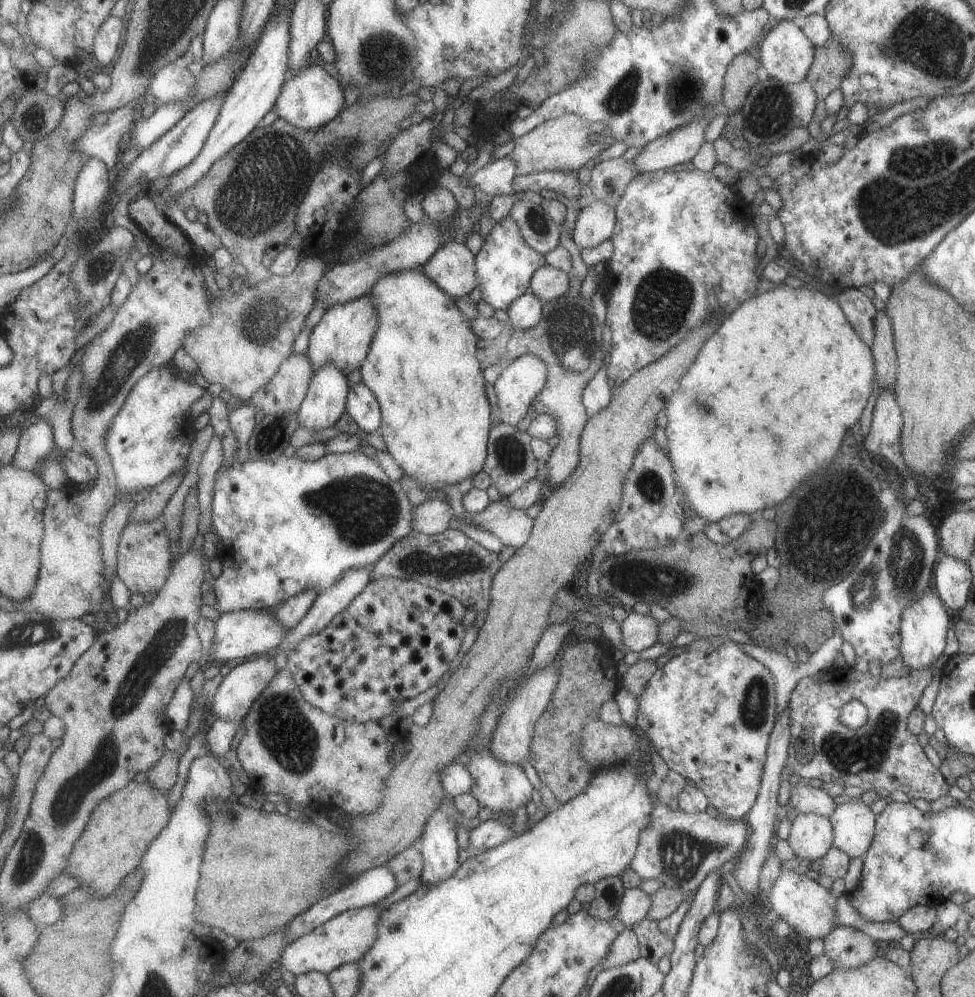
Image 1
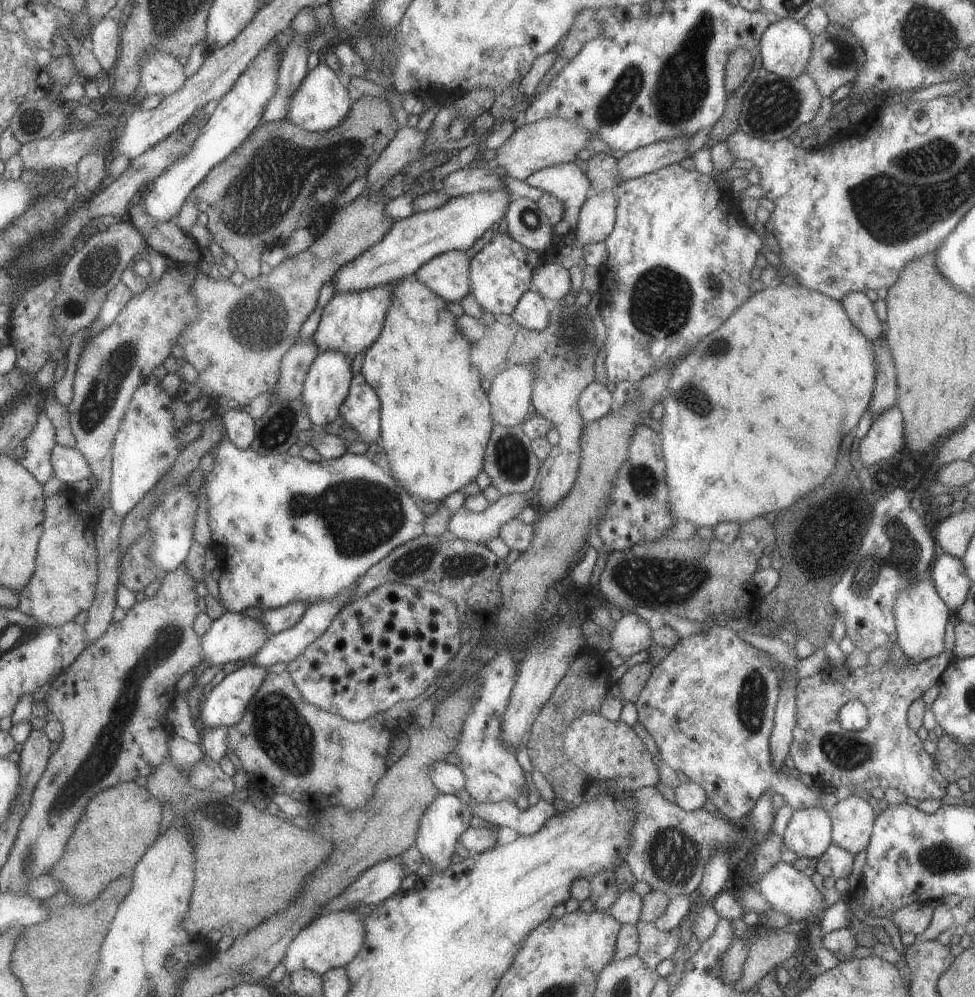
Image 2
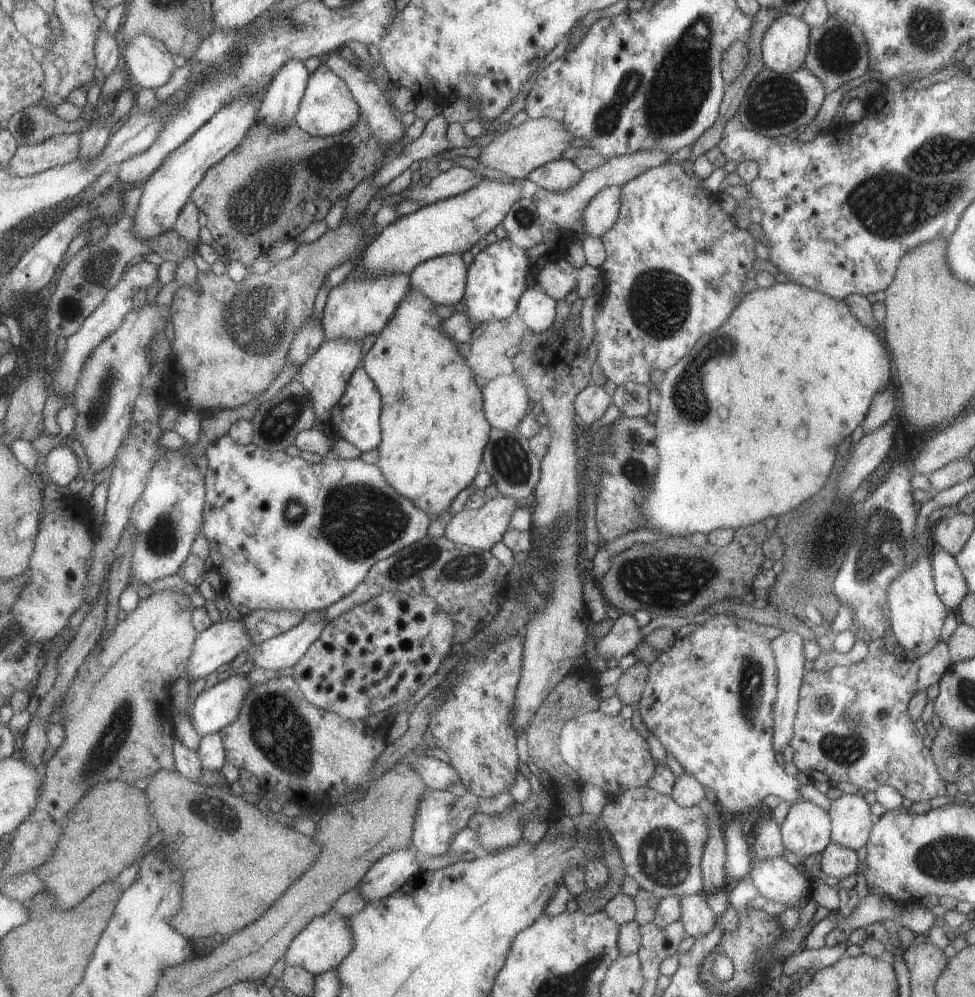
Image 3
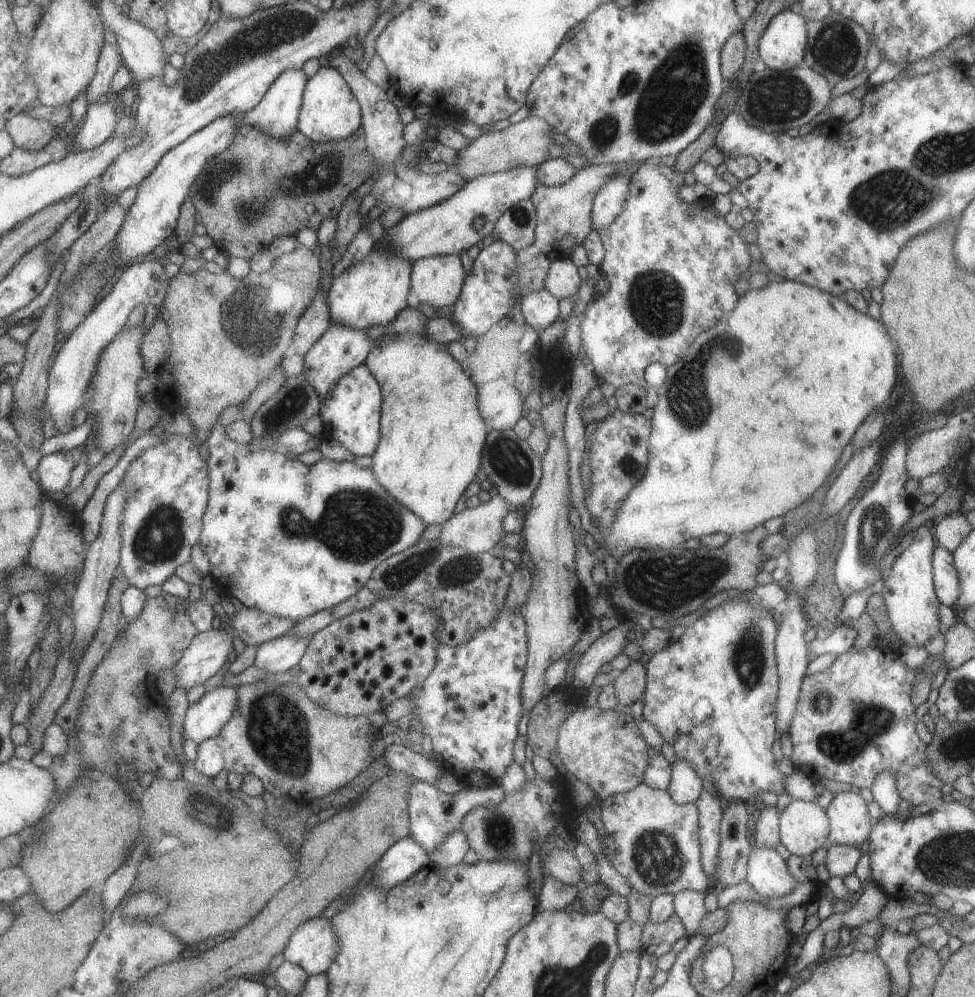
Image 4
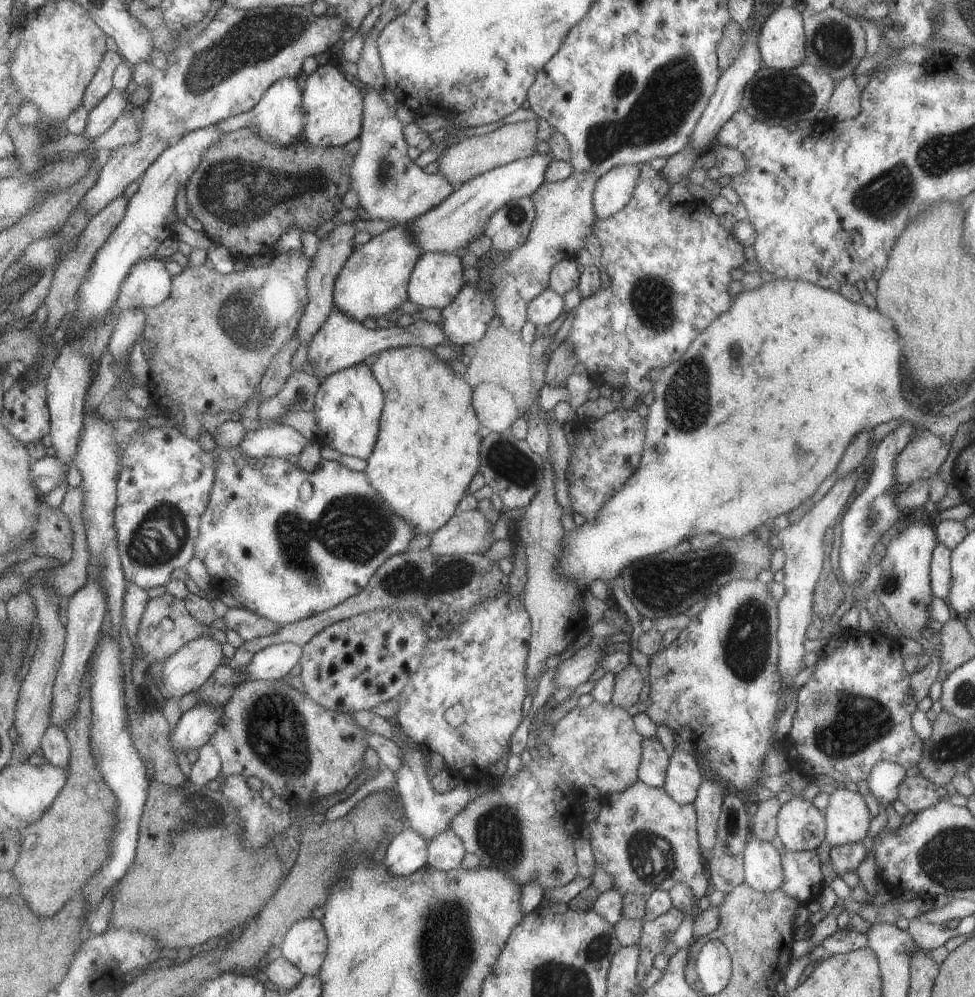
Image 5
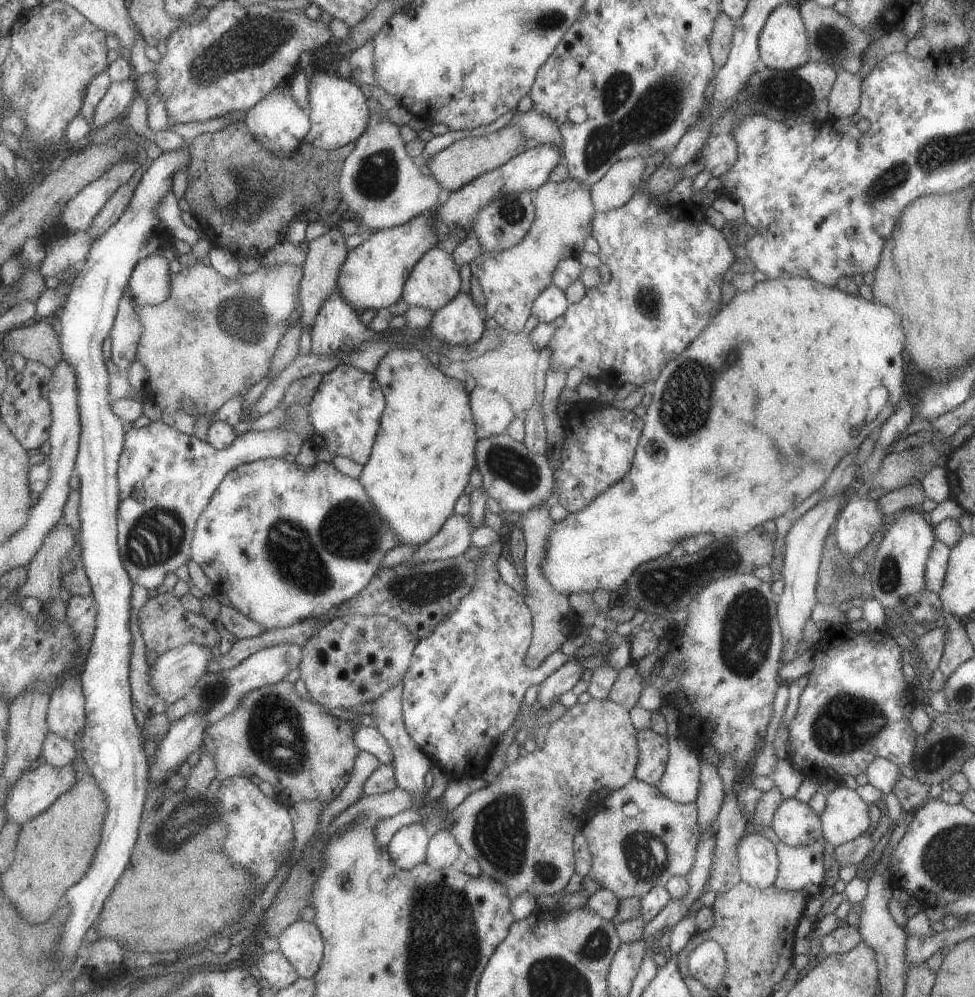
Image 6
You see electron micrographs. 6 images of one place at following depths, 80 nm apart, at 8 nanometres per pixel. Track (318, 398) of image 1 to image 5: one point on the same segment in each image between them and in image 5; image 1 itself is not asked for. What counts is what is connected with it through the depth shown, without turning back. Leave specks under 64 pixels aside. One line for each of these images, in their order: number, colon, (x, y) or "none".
2: (325, 386)
3: (324, 376)
4: (339, 349)
5: (340, 342)

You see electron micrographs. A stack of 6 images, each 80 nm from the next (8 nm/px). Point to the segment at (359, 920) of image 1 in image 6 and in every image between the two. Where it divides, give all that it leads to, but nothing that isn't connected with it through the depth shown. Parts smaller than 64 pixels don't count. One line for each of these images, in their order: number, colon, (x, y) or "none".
2: (329, 941)
3: (326, 940)
4: (313, 945)
5: (304, 945)
6: (300, 943)

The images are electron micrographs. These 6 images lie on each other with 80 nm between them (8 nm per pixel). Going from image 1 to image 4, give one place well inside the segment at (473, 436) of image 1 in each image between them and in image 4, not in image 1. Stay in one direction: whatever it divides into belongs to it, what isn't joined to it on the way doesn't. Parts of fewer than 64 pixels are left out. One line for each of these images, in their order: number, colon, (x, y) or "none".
2: (435, 421)
3: (433, 432)
4: (432, 435)

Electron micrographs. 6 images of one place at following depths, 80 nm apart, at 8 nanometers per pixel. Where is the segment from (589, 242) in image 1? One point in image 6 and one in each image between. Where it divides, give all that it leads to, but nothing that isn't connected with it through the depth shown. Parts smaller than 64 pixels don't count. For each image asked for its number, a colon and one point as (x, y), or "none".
2: (596, 217)
3: (601, 210)
4: (607, 203)
5: (612, 190)
6: (617, 185)

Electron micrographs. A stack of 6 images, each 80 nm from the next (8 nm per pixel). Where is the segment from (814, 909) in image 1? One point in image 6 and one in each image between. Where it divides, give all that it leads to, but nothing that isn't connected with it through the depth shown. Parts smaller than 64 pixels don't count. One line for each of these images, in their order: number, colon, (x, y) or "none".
2: (788, 891)
3: (778, 881)
4: (767, 873)
5: (762, 867)
6: (757, 861)

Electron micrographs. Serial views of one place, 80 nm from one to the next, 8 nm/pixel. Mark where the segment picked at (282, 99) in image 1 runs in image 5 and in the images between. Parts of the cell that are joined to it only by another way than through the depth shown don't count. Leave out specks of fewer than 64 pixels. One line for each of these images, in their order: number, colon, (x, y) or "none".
2: (320, 102)
3: (326, 107)
4: (328, 112)
5: (332, 107)

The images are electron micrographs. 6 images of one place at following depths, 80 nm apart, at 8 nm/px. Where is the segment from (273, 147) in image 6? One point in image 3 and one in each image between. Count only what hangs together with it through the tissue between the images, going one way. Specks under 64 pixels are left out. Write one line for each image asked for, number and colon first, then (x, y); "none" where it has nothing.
3: (280, 100)
4: (276, 113)
5: (277, 118)

